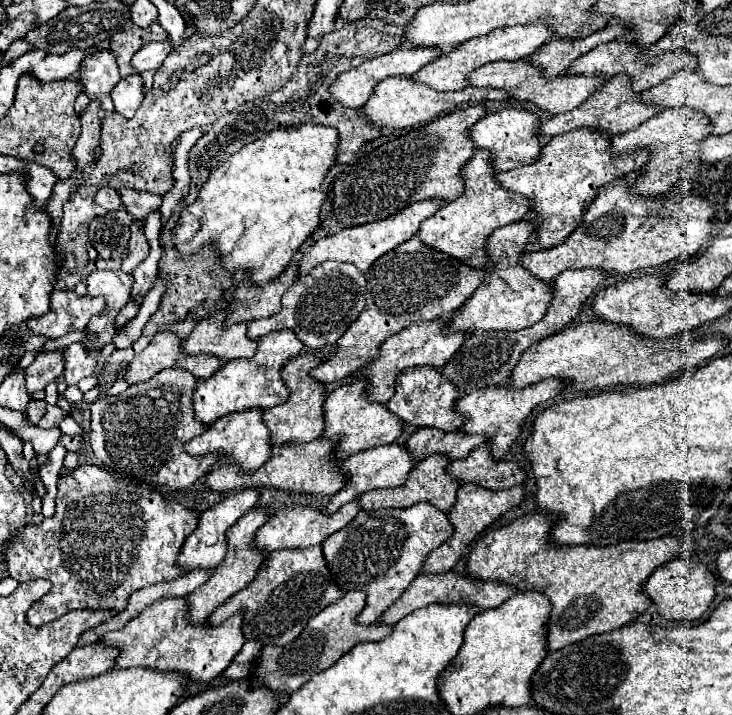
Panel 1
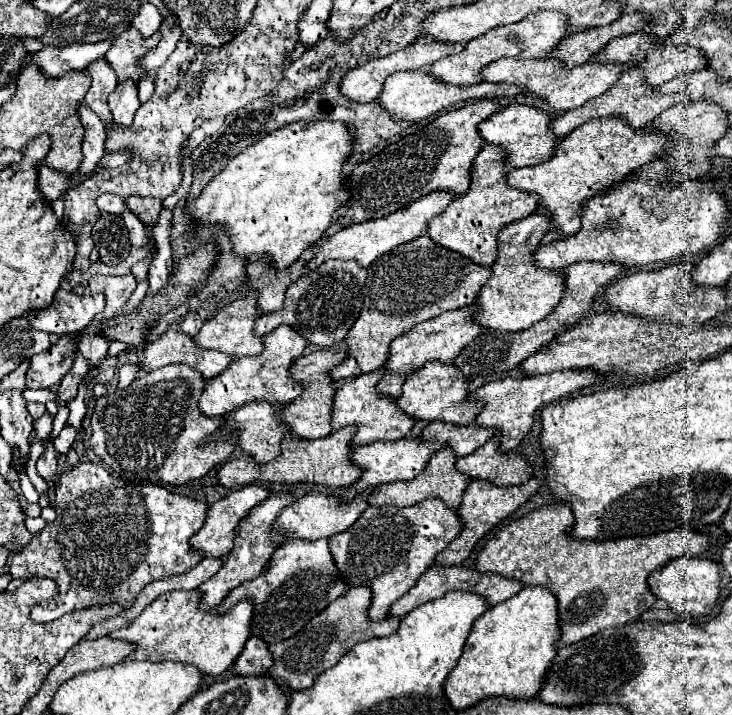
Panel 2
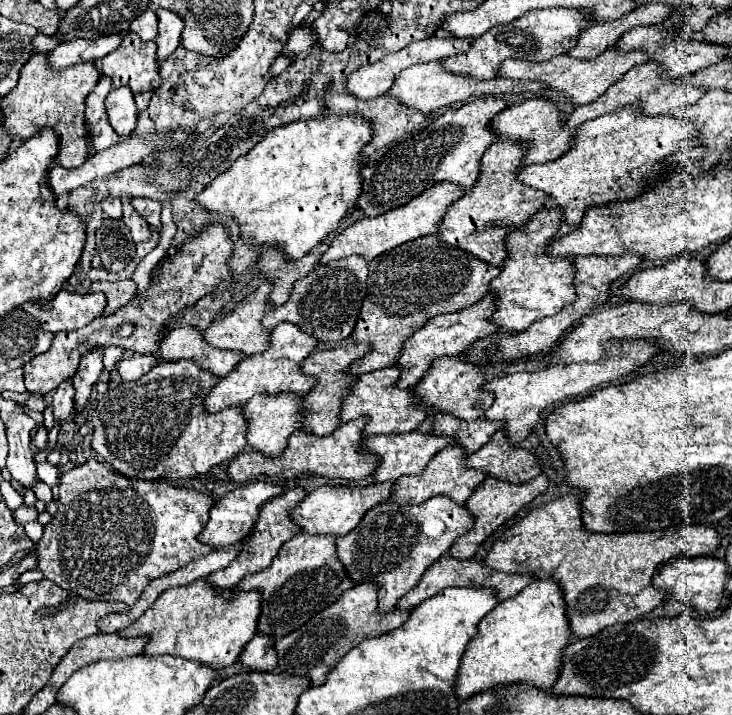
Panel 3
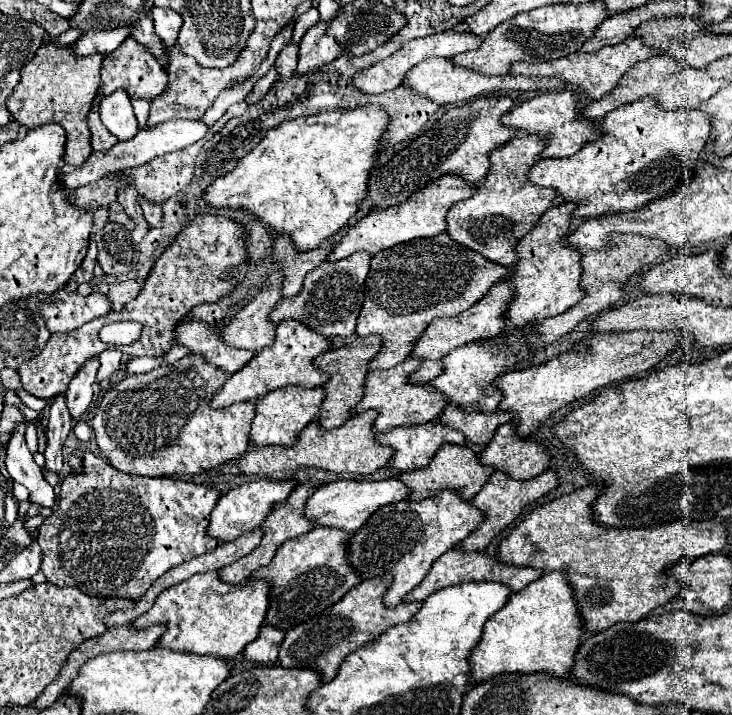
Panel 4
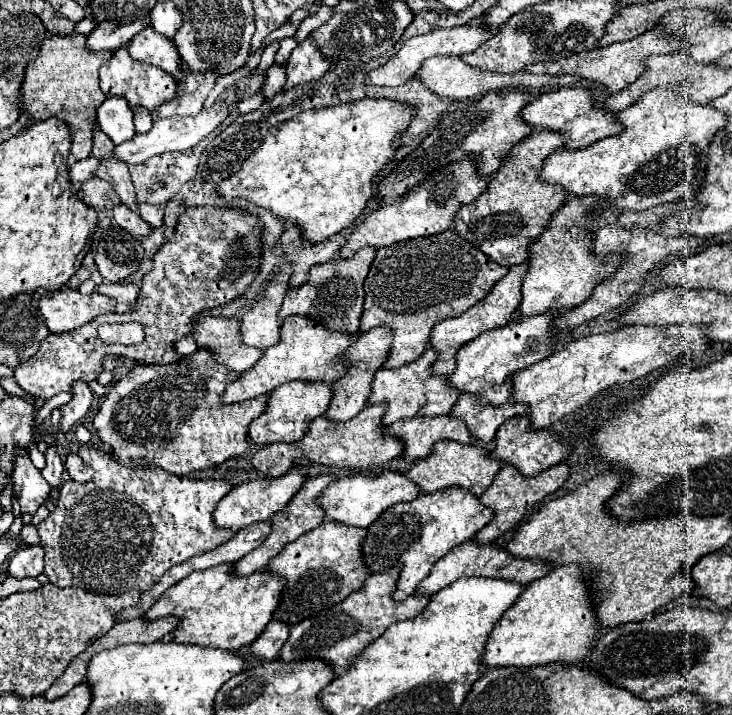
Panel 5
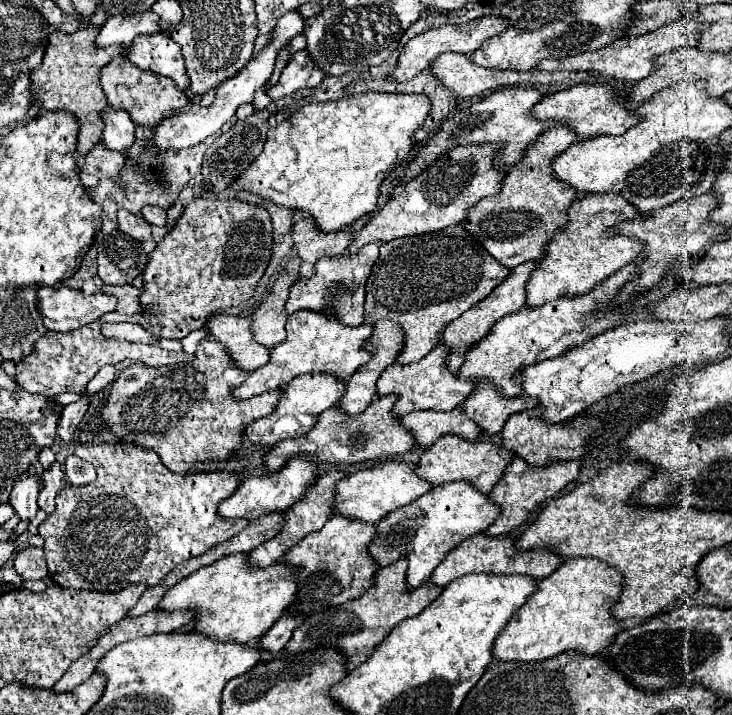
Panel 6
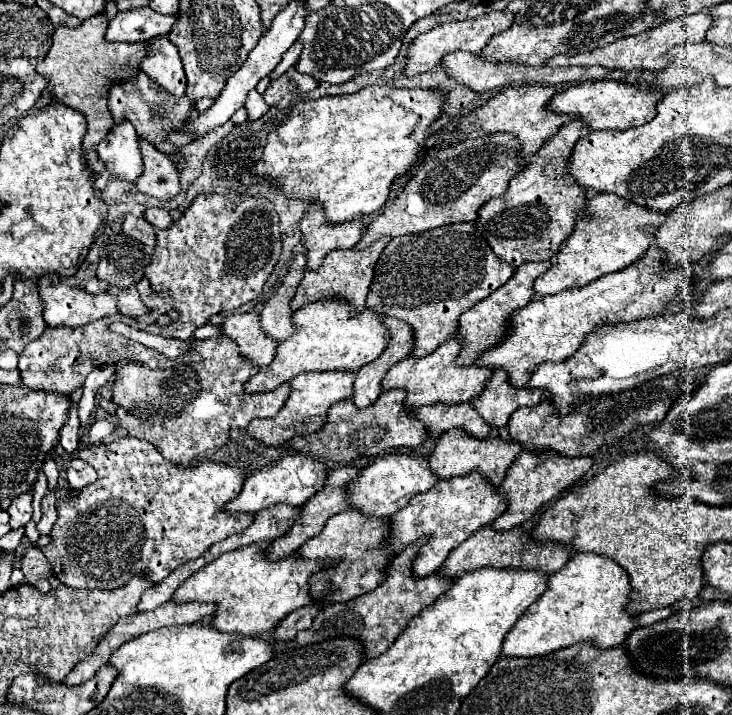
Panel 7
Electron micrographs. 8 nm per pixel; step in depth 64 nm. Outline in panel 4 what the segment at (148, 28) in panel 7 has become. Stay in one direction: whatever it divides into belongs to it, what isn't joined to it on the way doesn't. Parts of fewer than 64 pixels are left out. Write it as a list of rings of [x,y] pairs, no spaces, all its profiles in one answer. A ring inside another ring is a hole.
[[[132,26],[128,28],[104,28],[100,32],[86,32],[74,46],[78,56],[90,54],[110,54],[114,52],[128,36],[132,34]]]

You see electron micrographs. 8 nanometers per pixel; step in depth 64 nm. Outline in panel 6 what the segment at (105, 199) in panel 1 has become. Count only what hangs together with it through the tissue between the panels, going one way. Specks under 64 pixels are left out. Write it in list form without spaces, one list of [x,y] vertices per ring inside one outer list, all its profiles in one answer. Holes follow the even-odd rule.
[[[118,210],[118,224],[120,224],[120,230],[124,234],[132,236],[134,240],[140,240],[140,242],[152,240],[152,226],[138,214]]]

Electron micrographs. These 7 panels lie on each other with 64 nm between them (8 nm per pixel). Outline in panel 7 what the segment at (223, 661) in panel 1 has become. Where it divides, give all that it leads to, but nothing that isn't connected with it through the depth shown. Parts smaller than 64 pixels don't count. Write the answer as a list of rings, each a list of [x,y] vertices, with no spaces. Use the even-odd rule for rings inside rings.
[[[260,540],[256,544],[232,550],[218,556],[214,562],[206,564],[200,572],[192,574],[174,594],[176,602],[214,602],[218,610],[214,612],[212,626],[222,632],[238,632],[246,636],[260,636],[272,632],[286,614],[298,610],[312,602],[308,578],[322,572],[330,562],[306,560],[302,556],[288,556],[280,560],[270,560],[266,556],[270,540]]]

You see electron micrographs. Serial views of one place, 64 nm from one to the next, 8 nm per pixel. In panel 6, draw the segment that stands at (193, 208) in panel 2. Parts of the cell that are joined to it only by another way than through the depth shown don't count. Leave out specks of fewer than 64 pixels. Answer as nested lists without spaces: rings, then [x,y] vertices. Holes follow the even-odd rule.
[[[362,92],[342,100],[308,104],[296,110],[290,120],[268,130],[262,154],[232,184],[234,190],[250,190],[274,204],[314,214],[322,232],[336,232],[350,226],[360,216],[374,212],[378,206],[380,184],[398,168],[414,148],[414,134],[430,114],[430,100],[424,94],[388,94]]]

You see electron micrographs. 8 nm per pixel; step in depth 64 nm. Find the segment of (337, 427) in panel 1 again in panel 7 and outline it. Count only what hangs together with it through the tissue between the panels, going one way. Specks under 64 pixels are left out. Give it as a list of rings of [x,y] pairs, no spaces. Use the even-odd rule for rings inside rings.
[[[454,336],[448,342],[444,342],[438,350],[424,358],[404,358],[396,366],[390,368],[386,378],[382,380],[384,390],[390,388],[406,388],[406,404],[412,408],[444,402],[444,404],[460,404],[470,402],[476,398],[488,384],[488,378],[492,378],[492,368],[476,368],[476,364],[460,366],[456,364],[456,358],[462,350],[462,338]]]

